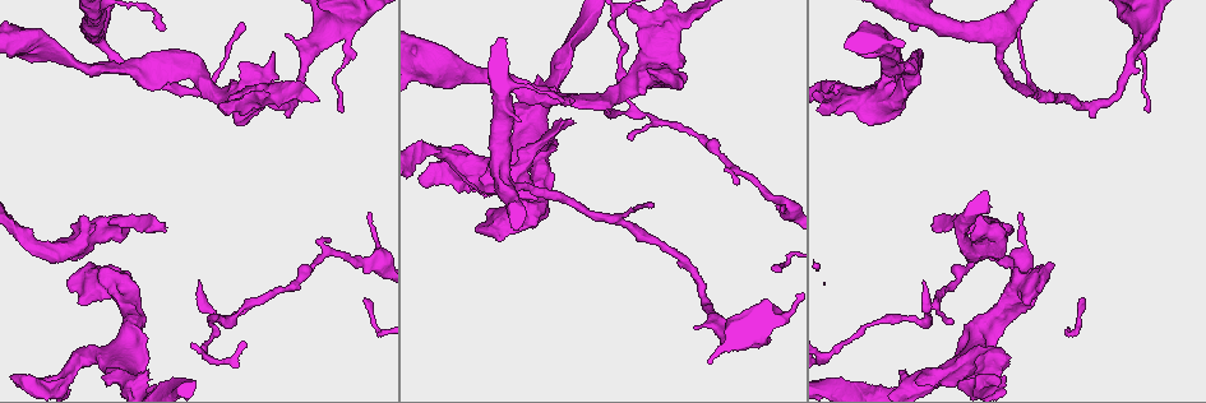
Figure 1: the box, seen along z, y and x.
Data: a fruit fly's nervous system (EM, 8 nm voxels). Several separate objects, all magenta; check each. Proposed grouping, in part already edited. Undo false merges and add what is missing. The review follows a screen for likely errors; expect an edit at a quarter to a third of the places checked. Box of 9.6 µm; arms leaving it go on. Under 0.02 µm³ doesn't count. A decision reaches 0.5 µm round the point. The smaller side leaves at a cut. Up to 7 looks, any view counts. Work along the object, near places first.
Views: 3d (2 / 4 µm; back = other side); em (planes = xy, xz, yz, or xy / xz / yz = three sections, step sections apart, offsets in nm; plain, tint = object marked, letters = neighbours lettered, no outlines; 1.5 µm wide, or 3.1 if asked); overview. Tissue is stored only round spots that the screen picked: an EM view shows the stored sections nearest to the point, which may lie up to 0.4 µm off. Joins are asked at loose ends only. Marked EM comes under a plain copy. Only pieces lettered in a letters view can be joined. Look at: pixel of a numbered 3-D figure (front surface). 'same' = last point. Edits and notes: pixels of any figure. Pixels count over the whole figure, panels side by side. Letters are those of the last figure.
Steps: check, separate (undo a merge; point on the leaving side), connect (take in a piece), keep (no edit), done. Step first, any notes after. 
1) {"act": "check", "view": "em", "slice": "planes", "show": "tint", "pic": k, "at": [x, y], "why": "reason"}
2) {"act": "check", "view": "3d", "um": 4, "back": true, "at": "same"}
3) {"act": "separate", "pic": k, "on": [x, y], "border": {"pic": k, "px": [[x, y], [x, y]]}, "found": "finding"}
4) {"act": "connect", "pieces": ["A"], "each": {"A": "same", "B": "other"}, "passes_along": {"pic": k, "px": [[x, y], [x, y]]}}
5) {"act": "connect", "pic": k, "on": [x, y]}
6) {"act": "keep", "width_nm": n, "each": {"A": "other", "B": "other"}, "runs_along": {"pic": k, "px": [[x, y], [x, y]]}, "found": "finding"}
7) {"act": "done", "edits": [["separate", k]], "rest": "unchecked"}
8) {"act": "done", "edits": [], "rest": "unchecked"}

{"act": "check", "view": "3d", "um": 4, "pic": 1, "at": [945, 376], "why": "abrupt turn"}

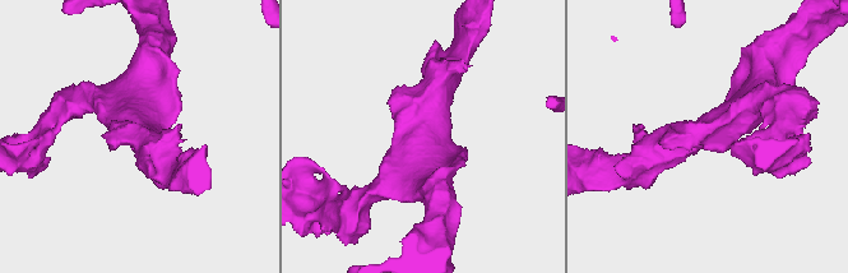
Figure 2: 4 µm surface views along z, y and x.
{"act": "check", "view": "em", "slice": "yz", "step": 8, "show": "tint", "pic": 2, "at": [708, 137], "why": "need the tissue"}

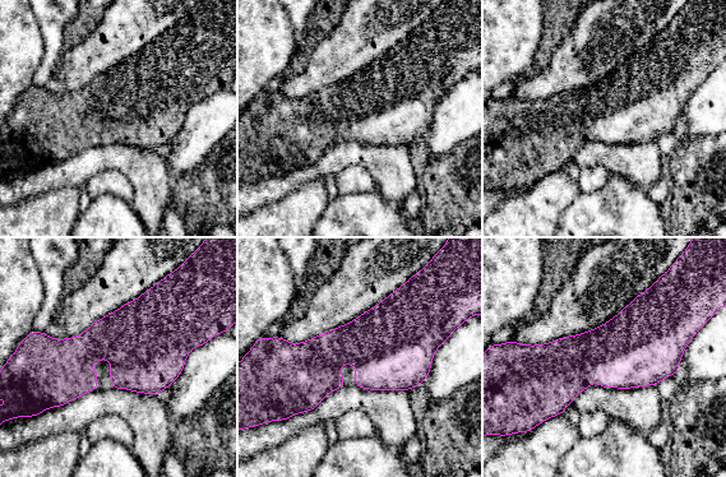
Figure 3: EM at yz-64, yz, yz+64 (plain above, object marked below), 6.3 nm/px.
{"act": "check", "view": "em", "slice": "planes", "show": "letters", "at": "same"}

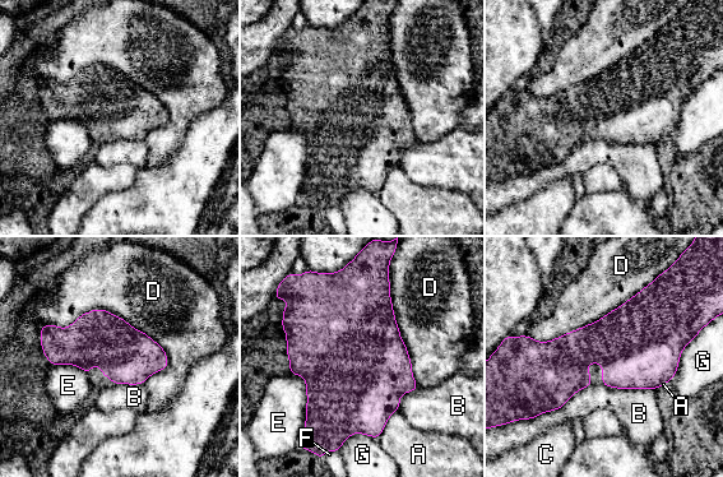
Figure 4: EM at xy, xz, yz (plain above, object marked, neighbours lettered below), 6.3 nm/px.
{"act": "keep", "width_nm": 360, "each": {"A": "other", "B": "other", "C": "other", "D": "other", "E": "other", "F": "other", "G": "other"}, "border": {"pic": 4, "px": [[602, 383], [624, 389], [656, 389]]}, "found": "continuous, no second neuron"}

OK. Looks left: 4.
{"act": "check", "view": "3d", "um": 4, "pic": 1, "at": [934, 222], "why": "free end"}

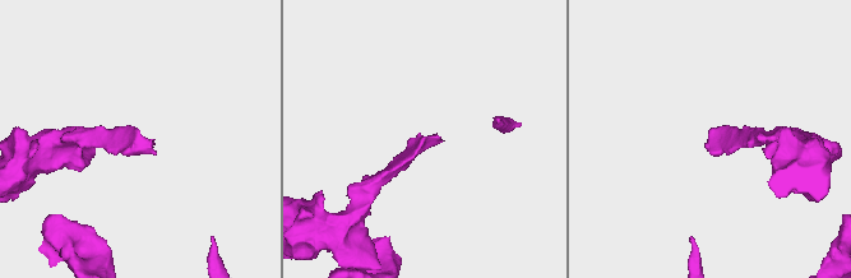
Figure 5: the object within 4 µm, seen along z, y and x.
{"act": "check", "view": "em", "slice": "planes", "show": "letters", "pic": 5, "at": [150, 140], "why": "now the EM"}

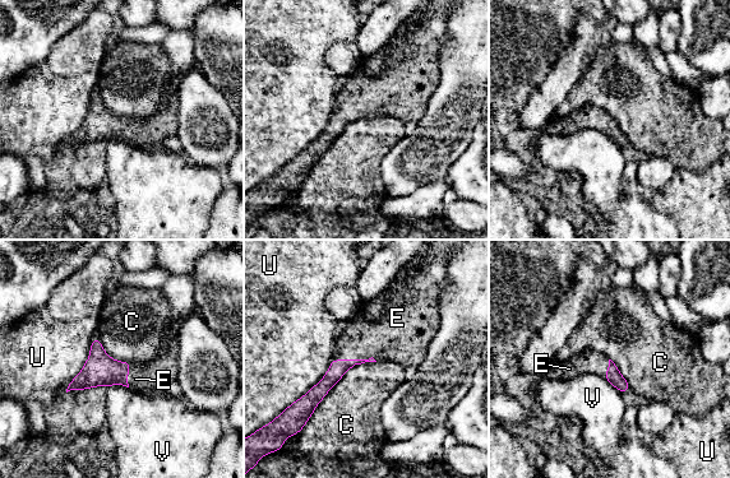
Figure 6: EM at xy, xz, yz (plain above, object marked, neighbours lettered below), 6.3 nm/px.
{"act": "connect", "pieces": ["E"], "each": {"C": "other", "E": "same", "U": "other", "V": "other"}, "passes_along": {"pic": 6, "px": [[100, 370], [128, 374], [135, 379]]}, "found": "it goes on there"}

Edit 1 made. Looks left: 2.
{"act": "check", "view": "em", "slice": "planes", "show": "letters", "pic": 1, "at": [46, 59], "why": "free end"}

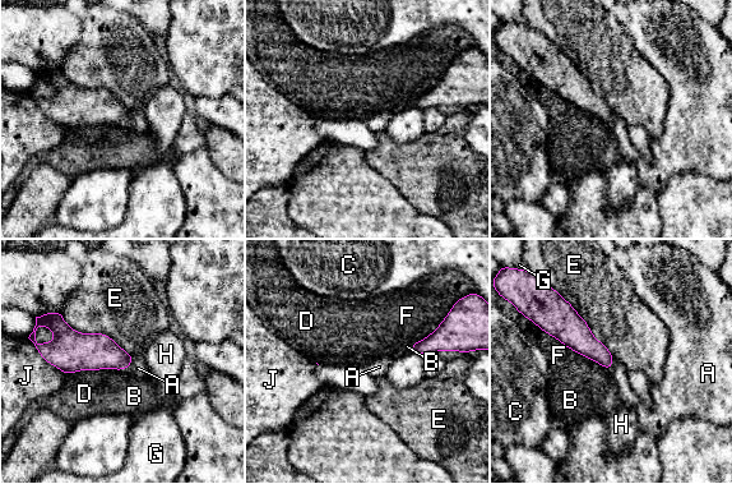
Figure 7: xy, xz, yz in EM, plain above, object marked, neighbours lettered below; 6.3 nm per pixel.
{"act": "keep", "each": {"A": "other", "B": "other", "C": "other", "D": "other", "E": "other", "F": "other", "G": "other", "H": "other", "J": "other"}, "border": {"pic": 7, "px": [[107, 368], [126, 369]]}, "found": "none of them fits"}

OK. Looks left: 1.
{"act": "done", "edits": [["connect", 6]], "rest": "unchecked"}

